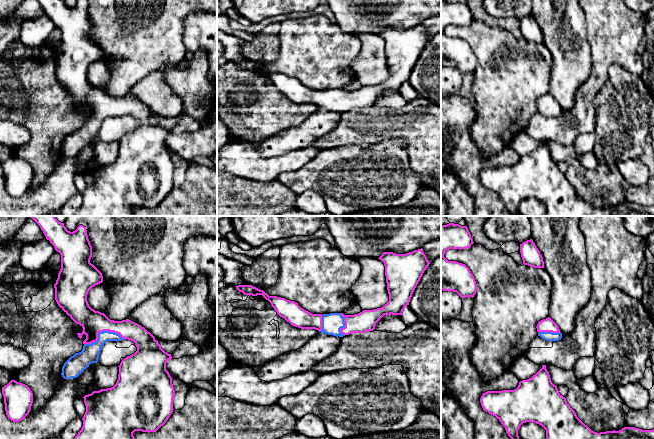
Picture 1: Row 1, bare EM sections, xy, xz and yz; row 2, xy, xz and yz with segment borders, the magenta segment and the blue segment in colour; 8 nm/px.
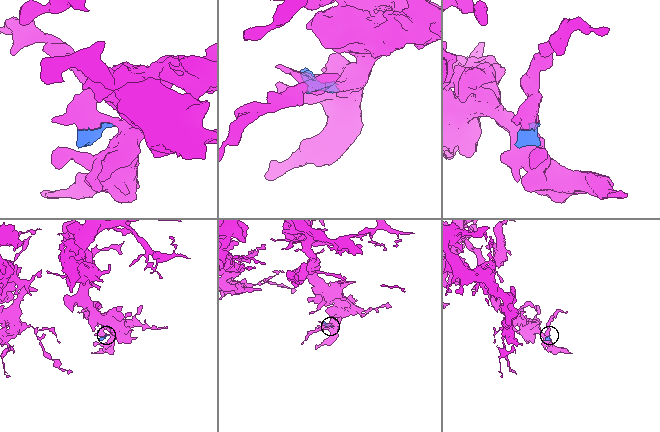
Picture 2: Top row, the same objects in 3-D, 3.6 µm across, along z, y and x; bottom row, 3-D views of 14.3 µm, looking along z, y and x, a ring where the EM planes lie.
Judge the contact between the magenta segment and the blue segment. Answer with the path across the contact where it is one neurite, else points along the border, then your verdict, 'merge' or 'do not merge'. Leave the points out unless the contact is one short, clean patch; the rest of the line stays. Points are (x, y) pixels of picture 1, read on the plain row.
merge

